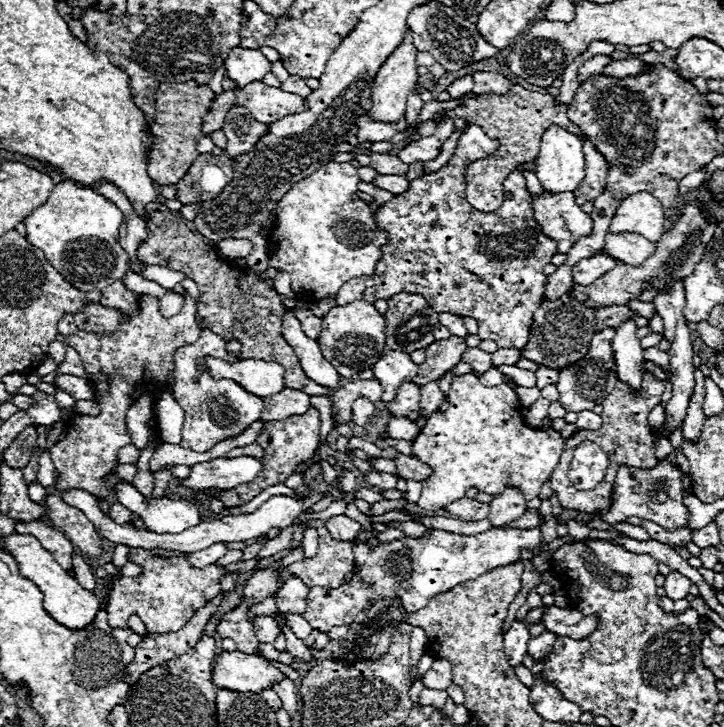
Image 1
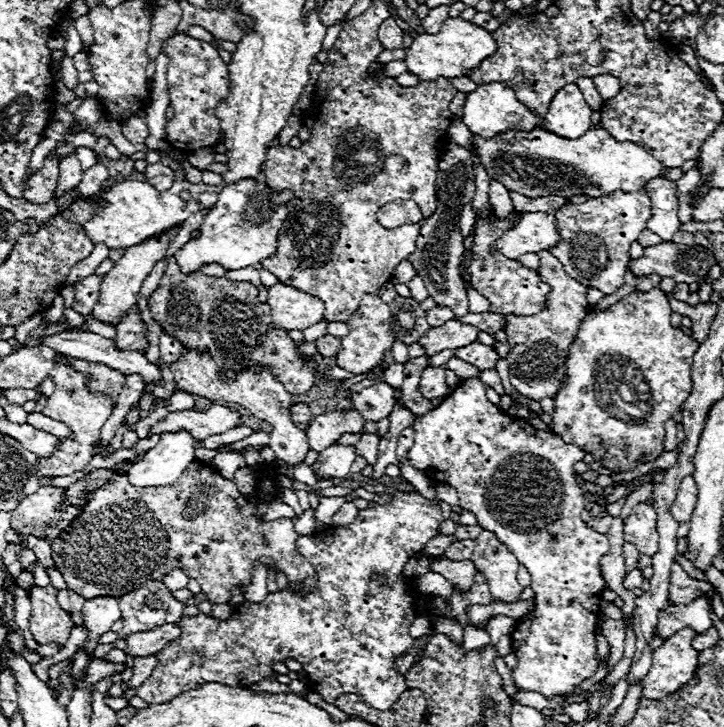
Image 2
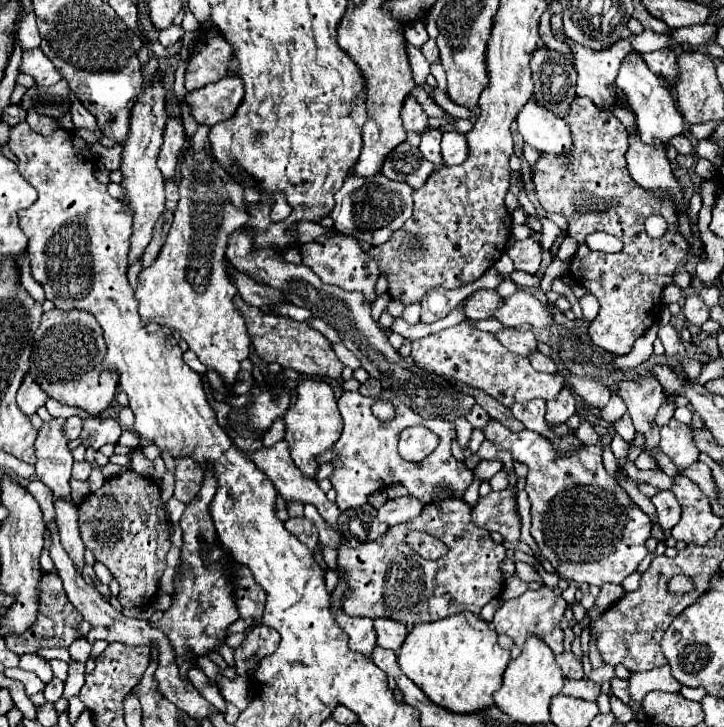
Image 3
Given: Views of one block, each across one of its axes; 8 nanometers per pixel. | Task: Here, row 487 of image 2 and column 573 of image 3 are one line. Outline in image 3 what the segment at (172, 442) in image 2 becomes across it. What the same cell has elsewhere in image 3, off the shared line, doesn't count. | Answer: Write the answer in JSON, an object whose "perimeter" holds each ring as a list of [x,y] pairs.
{"perimeter":[[[534,98],[522,108],[516,118],[516,124],[526,144],[536,148],[538,152],[566,158],[570,156],[574,146],[570,126],[546,108],[540,108]]]}

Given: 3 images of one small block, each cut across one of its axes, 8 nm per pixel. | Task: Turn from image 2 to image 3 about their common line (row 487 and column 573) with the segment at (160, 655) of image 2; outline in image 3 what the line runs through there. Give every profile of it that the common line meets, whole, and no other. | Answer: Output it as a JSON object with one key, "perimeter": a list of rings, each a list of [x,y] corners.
{"perimeter":[[[562,388],[560,396],[556,396],[554,400],[546,402],[546,422],[548,424],[558,424],[558,422],[566,422],[568,416],[574,414],[574,396],[570,392],[570,388]]]}

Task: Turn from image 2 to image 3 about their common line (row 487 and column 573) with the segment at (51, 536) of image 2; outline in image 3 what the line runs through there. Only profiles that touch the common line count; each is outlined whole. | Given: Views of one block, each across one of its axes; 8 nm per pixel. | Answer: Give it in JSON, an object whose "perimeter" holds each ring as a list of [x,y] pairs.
{"perimeter":[[[574,40],[568,44],[572,46],[572,54],[576,60],[576,72],[578,72],[576,94],[588,96],[590,100],[594,100],[598,108],[606,104],[616,104],[612,92],[608,90],[608,84],[614,84],[622,58],[632,50],[630,42],[620,40],[612,48],[606,48],[600,52],[592,52],[590,48]]]}

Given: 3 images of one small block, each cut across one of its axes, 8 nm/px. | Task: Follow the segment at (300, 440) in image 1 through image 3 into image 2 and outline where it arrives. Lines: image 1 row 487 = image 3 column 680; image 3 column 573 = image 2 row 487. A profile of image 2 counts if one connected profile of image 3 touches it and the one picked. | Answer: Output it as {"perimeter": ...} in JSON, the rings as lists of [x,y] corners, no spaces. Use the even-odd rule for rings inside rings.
{"perimeter":[[[194,460],[182,472],[180,480],[170,486],[134,488],[128,484],[126,476],[114,476],[110,484],[94,492],[94,498],[88,500],[78,520],[64,528],[62,534],[52,542],[52,560],[64,576],[68,590],[78,592],[86,600],[96,596],[120,598],[124,596],[124,592],[132,592],[132,588],[138,588],[144,580],[162,580],[172,568],[180,568],[182,572],[188,572],[188,578],[198,580],[202,592],[212,604],[226,604],[230,598],[230,588],[234,584],[242,584],[244,588],[250,584],[256,560],[262,560],[264,564],[274,564],[276,570],[284,570],[288,582],[304,580],[304,590],[310,592],[316,584],[316,576],[314,568],[296,550],[298,534],[294,530],[294,522],[290,518],[262,522],[254,510],[258,502],[270,502],[272,498],[276,498],[276,480],[278,474],[272,466],[260,466],[256,478],[256,494],[248,498],[238,492],[234,480],[224,480],[220,472],[198,460]],[[156,520],[162,528],[160,536],[156,532]]]}

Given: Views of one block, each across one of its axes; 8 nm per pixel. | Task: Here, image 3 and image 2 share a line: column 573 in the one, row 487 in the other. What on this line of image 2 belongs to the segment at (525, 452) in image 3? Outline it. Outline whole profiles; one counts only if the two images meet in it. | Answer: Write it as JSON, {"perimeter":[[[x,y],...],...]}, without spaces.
{"perimeter":[[[478,378],[464,380],[438,408],[416,416],[412,428],[416,432],[408,452],[412,466],[424,470],[426,476],[436,482],[454,486],[458,490],[460,508],[476,514],[480,526],[494,532],[532,576],[534,608],[516,620],[510,634],[512,650],[518,658],[518,666],[514,668],[516,688],[534,690],[546,698],[568,696],[564,708],[574,702],[586,702],[590,692],[578,696],[572,696],[572,692],[586,678],[594,676],[600,666],[596,656],[596,622],[604,590],[600,558],[608,552],[610,544],[604,534],[590,530],[580,518],[586,498],[572,466],[584,458],[584,450],[566,444],[558,434],[534,430],[520,418],[504,416],[498,406],[486,398],[486,388]]]}

